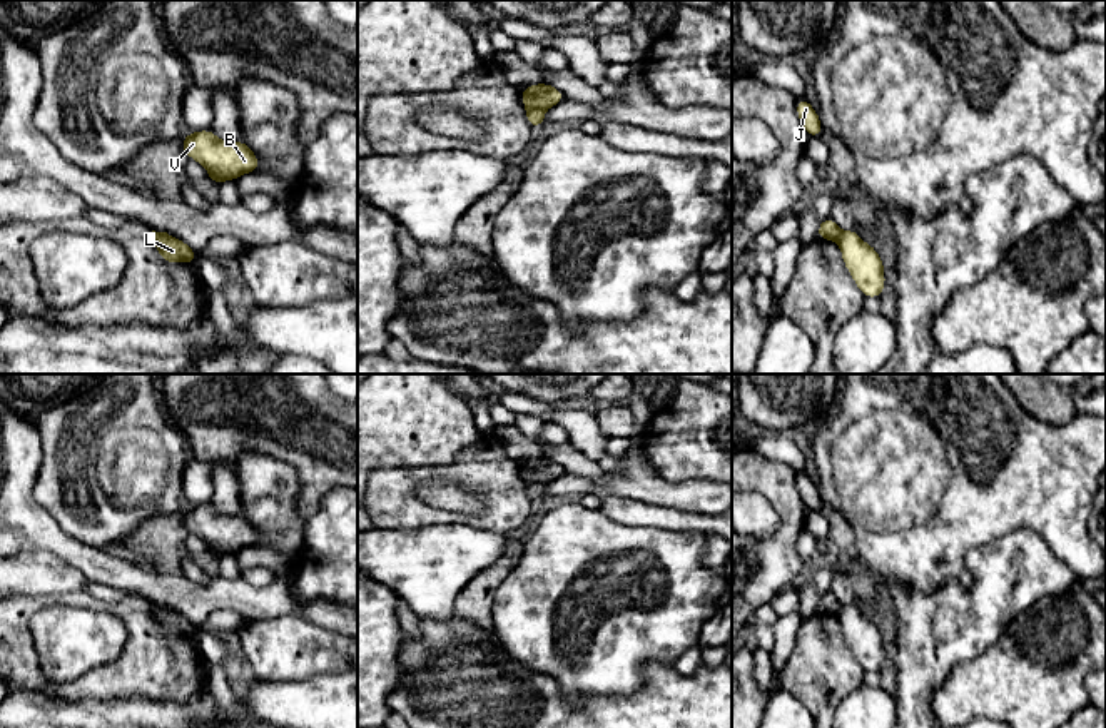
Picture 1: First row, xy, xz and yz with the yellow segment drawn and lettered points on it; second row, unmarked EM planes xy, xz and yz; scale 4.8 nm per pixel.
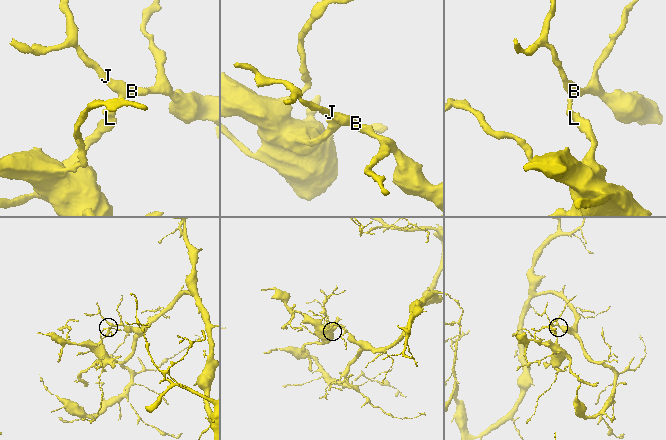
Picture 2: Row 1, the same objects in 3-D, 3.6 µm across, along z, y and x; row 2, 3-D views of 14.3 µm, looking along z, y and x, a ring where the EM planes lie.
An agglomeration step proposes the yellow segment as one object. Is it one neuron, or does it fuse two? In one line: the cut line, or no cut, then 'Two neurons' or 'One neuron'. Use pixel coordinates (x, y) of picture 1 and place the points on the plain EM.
Split along xz (528, 481), (542, 485). Two neurons

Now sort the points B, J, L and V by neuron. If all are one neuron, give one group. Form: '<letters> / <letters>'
B J V / L

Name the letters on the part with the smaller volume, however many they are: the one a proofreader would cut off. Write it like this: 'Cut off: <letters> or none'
Cut off: L

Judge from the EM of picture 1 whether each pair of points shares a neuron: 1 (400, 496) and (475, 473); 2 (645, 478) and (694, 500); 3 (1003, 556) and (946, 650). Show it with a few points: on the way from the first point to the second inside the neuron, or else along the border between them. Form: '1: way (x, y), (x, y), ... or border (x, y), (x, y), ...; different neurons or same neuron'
1: way (416, 476), (426, 471), (455, 471); same neuron
2: way (657, 490), (682, 496); same neuron
3: way (1001, 580), (961, 626); same neuron

